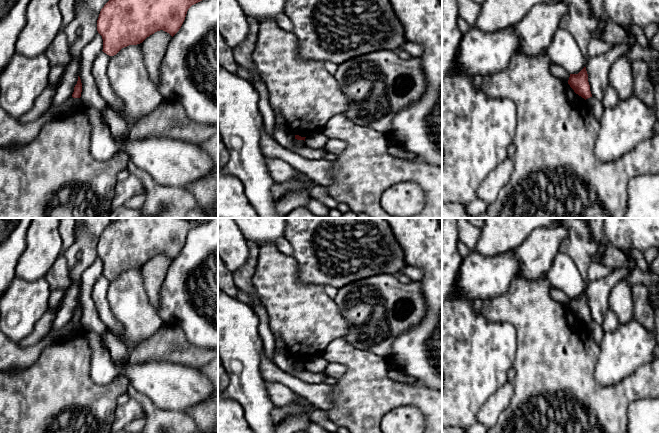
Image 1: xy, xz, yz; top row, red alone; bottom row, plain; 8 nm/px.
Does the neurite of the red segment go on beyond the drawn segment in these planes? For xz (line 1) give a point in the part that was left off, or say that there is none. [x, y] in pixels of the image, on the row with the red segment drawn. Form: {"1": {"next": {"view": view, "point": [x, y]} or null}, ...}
{"1": {"next": null}}

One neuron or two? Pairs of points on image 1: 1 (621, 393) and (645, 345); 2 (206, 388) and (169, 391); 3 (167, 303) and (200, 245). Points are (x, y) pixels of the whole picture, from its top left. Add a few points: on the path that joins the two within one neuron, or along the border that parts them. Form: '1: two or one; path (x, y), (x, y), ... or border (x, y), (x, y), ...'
1: two; border (648, 361), (637, 367), (616, 384), (610, 385)
2: one; path (197, 388), (178, 388)
3: one; path (181, 289), (183, 273), (196, 259)

